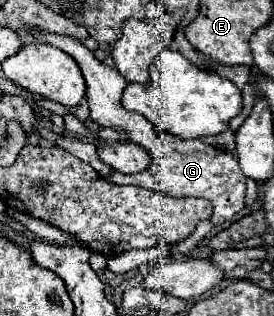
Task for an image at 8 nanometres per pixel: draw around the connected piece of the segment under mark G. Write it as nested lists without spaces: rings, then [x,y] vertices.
[[[28,25],[24,27],[24,31],[40,43],[48,43],[48,45],[62,49],[80,65],[84,79],[86,79],[86,99],[88,99],[88,107],[90,107],[90,119],[94,123],[98,123],[100,127],[122,131],[130,143],[136,143],[150,153],[152,163],[142,173],[124,175],[112,171],[110,175],[104,177],[106,180],[118,185],[144,187],[150,191],[172,195],[172,197],[206,197],[212,201],[211,221],[214,225],[222,225],[222,223],[230,221],[234,215],[238,215],[246,207],[244,205],[246,177],[238,167],[238,159],[236,159],[234,151],[216,149],[208,143],[202,143],[200,139],[180,141],[180,139],[160,135],[148,123],[148,119],[144,119],[140,113],[126,111],[122,107],[120,97],[122,97],[122,91],[126,87],[124,77],[114,67],[108,67],[102,61],[98,61],[88,47],[84,47],[80,41],[76,41],[70,35],[54,35],[54,33],[40,31],[38,27],[28,27]]]

